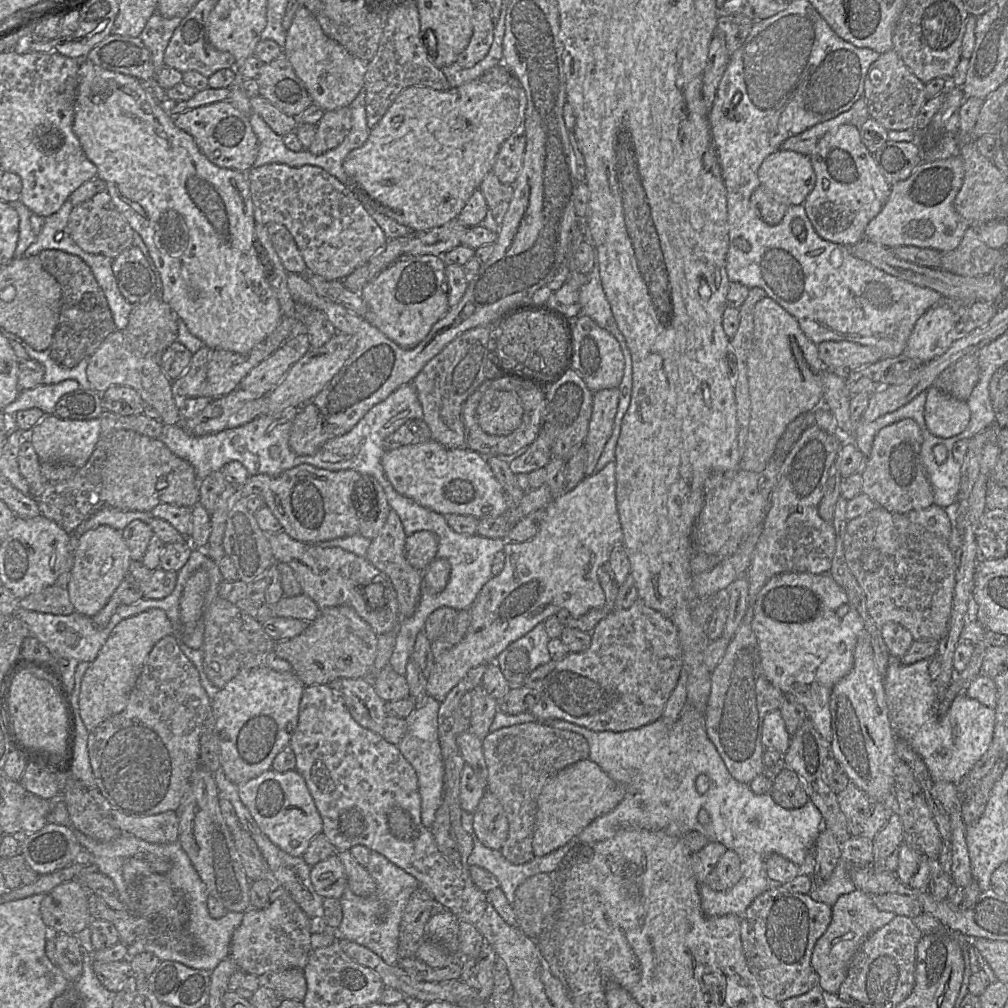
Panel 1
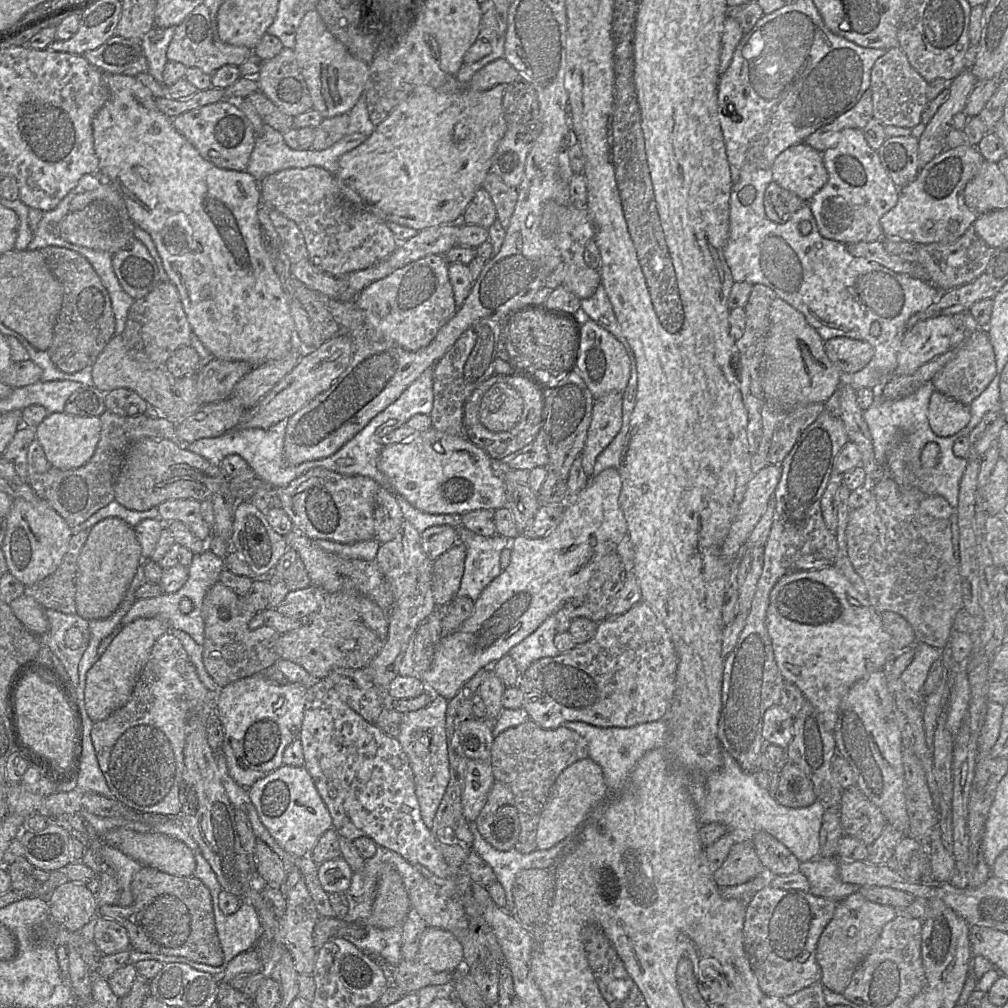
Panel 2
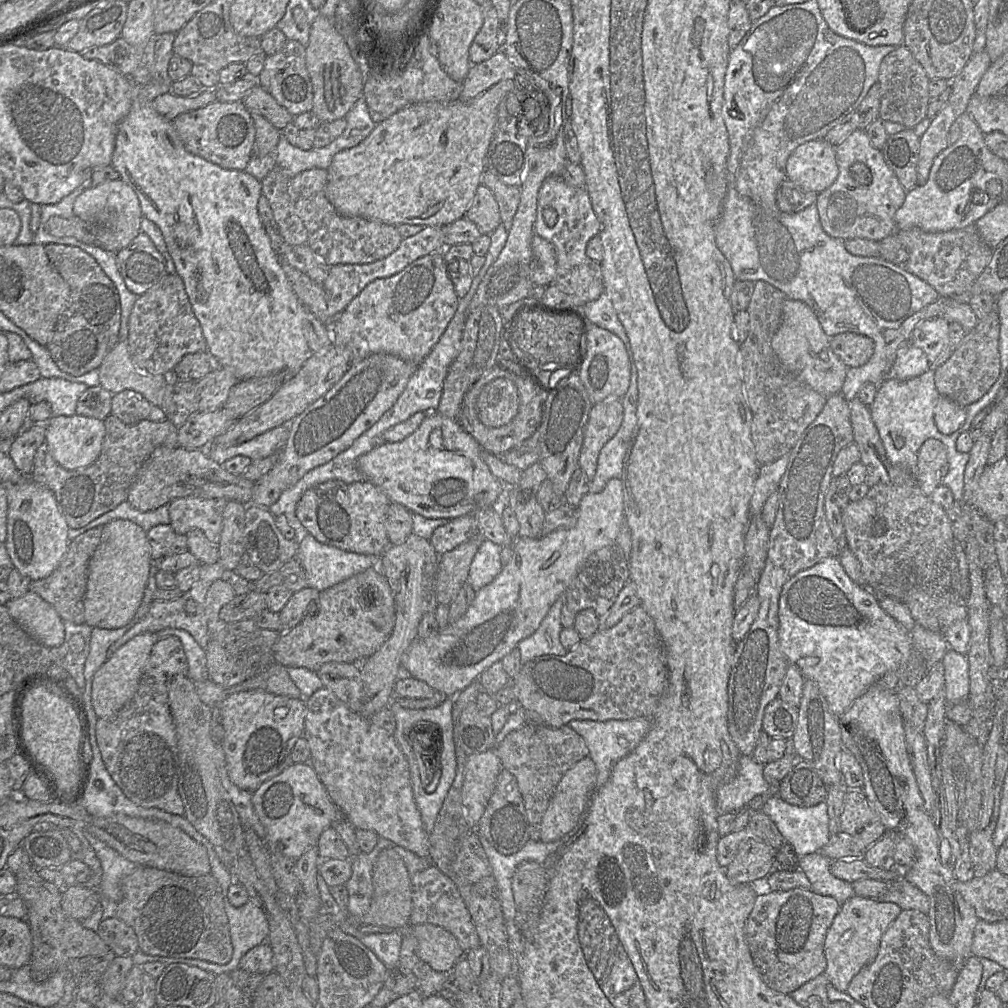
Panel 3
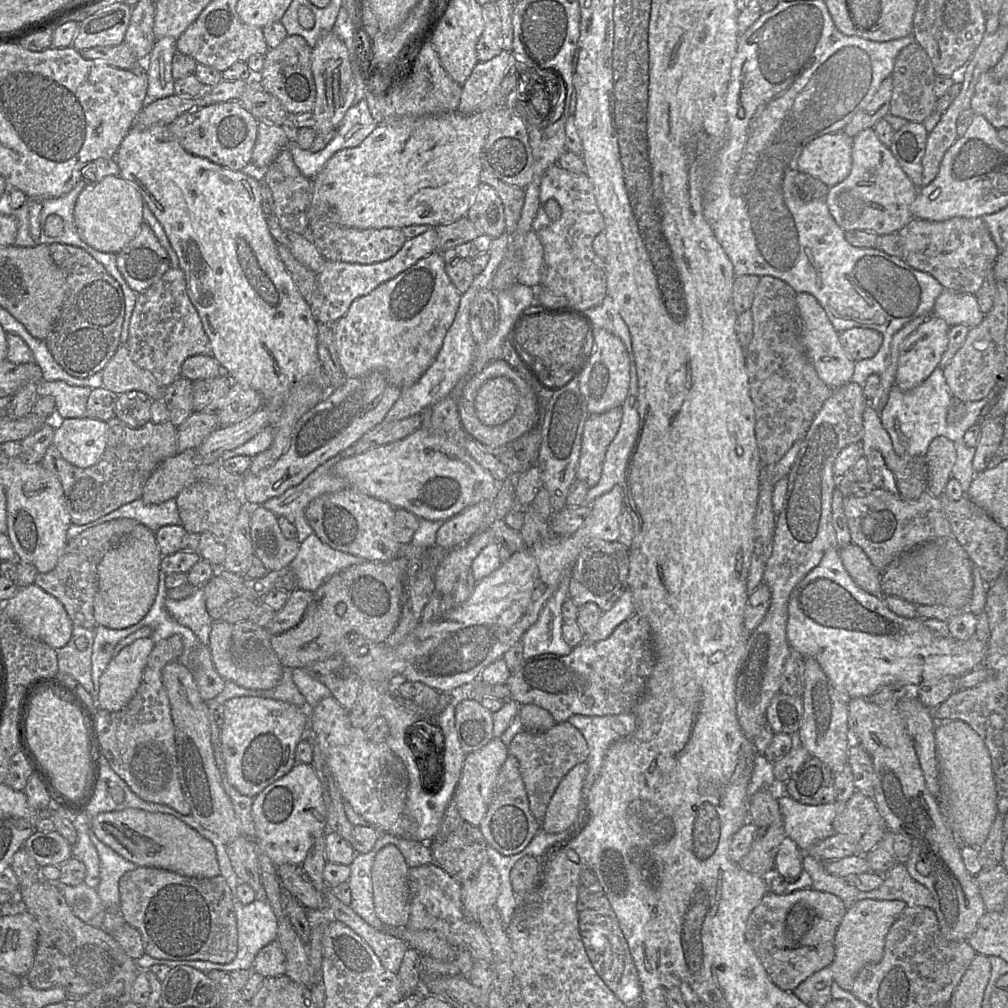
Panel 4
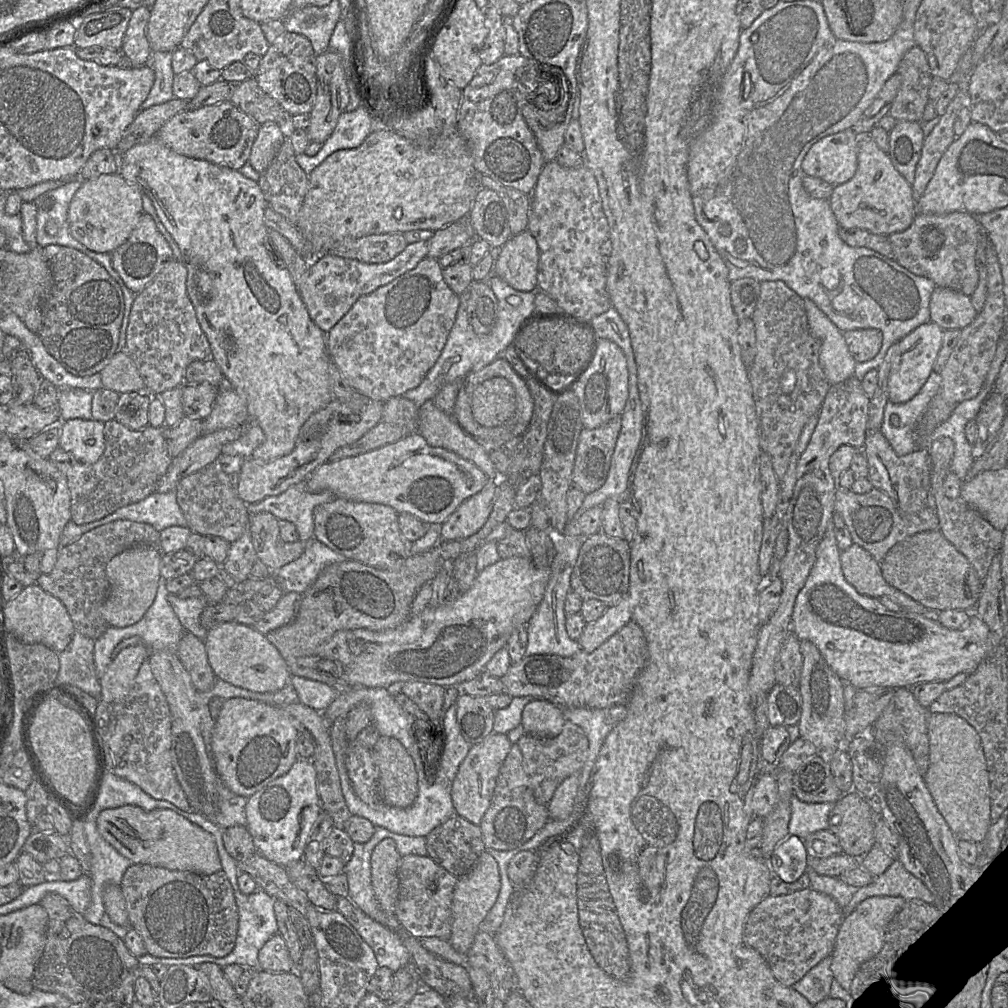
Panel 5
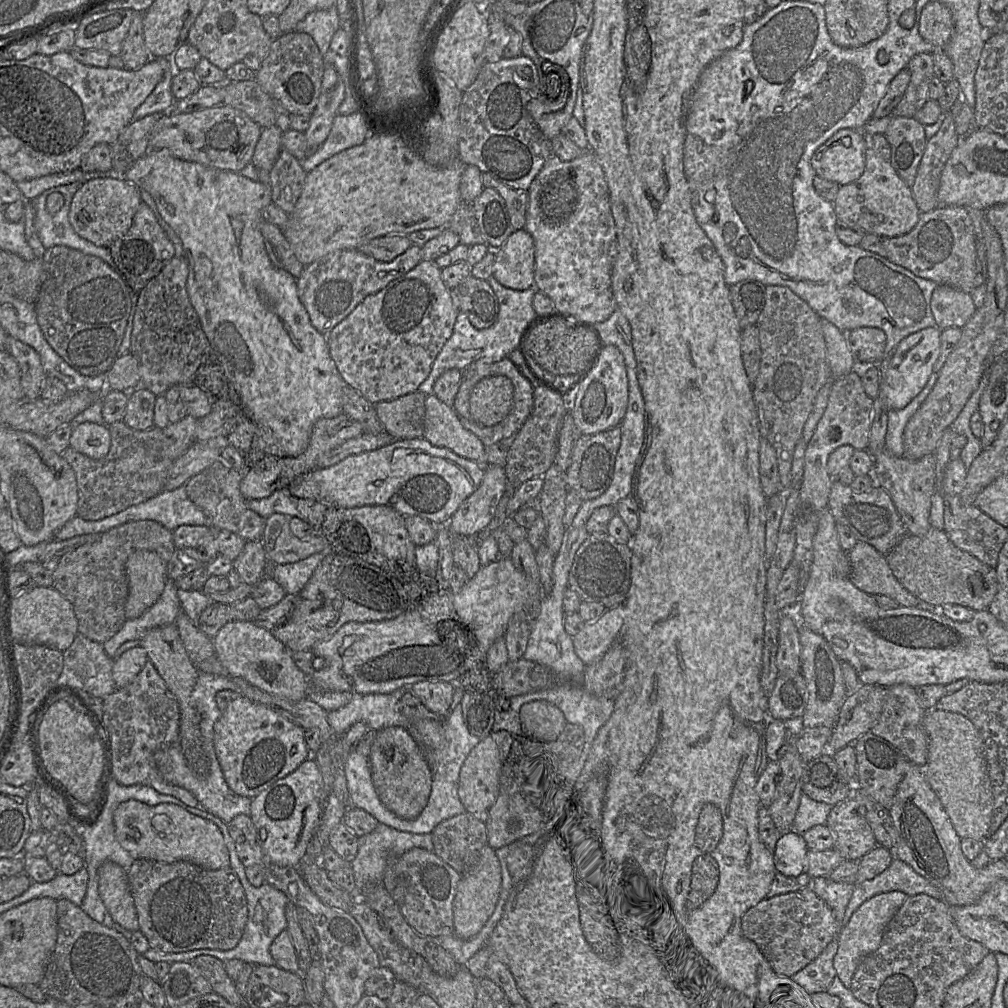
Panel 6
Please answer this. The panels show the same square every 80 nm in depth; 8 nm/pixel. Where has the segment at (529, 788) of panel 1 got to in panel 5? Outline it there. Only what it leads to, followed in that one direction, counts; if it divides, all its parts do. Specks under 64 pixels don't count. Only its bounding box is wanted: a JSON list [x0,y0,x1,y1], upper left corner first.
[517,720,588,805]

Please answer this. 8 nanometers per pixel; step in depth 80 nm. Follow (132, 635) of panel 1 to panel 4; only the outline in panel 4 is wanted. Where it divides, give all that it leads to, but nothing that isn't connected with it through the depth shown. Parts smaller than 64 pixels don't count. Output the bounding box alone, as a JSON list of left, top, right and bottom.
[98,637,153,712]

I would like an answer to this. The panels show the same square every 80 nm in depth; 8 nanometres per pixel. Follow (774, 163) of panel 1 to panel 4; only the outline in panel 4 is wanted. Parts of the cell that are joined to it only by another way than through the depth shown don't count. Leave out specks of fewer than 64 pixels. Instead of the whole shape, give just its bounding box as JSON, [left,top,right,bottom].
[797,132,851,187]

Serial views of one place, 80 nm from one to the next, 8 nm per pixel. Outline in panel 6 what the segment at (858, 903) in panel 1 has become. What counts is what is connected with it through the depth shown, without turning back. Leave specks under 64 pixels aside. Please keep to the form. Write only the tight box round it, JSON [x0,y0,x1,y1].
[833,891,907,989]

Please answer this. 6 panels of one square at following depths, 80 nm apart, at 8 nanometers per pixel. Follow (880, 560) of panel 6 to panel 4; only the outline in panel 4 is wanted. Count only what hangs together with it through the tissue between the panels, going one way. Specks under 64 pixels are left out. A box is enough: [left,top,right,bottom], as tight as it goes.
[838,543,881,596]

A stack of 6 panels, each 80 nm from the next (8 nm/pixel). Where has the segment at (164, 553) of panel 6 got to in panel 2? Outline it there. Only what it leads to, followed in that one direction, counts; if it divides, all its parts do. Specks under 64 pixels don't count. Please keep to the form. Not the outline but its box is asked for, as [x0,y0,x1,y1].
[23,529,89,614]

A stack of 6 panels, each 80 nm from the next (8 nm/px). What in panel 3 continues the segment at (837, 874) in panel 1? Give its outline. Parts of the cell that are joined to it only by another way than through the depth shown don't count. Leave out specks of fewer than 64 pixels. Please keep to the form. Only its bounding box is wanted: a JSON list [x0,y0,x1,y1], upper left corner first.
[797,852,855,904]

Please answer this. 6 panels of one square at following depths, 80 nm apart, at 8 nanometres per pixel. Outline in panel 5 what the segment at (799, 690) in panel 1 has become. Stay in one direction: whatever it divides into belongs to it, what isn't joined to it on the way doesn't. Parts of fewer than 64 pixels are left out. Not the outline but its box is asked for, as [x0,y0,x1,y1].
[791,521,991,690]

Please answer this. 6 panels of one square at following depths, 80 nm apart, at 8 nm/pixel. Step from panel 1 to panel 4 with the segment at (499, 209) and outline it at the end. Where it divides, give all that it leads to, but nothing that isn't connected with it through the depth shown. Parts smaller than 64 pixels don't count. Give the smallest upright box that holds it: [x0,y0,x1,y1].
[480,169,525,235]

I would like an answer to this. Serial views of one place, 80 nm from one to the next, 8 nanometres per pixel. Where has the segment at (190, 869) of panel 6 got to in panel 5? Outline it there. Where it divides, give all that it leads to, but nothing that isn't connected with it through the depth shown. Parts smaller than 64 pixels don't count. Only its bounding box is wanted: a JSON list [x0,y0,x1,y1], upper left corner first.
[121,864,239,958]

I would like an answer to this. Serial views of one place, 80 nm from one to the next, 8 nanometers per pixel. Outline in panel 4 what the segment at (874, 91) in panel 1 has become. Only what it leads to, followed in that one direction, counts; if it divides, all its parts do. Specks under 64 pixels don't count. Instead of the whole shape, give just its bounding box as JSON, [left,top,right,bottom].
[887,46,936,123]

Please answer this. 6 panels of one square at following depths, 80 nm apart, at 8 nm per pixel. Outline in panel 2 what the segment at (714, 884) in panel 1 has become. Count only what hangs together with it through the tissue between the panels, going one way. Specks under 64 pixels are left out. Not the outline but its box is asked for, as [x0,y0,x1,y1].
[713,841,764,887]

